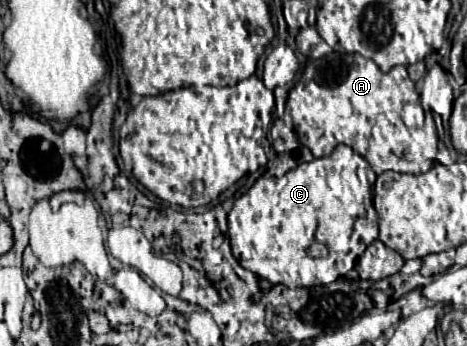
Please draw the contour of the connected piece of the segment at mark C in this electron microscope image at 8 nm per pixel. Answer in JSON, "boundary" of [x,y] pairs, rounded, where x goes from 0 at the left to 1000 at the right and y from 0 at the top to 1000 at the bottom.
{"boundary":[[[722,419],[704,454],[645,471],[602,514],[557,512],[525,564],[503,578],[488,616],[486,682],[503,749],[550,801],[563,801],[585,824],[602,818],[619,835],[713,818],[758,775],[786,708],[812,685],[799,564],[790,575],[805,514],[790,471],[743,419]]]}

